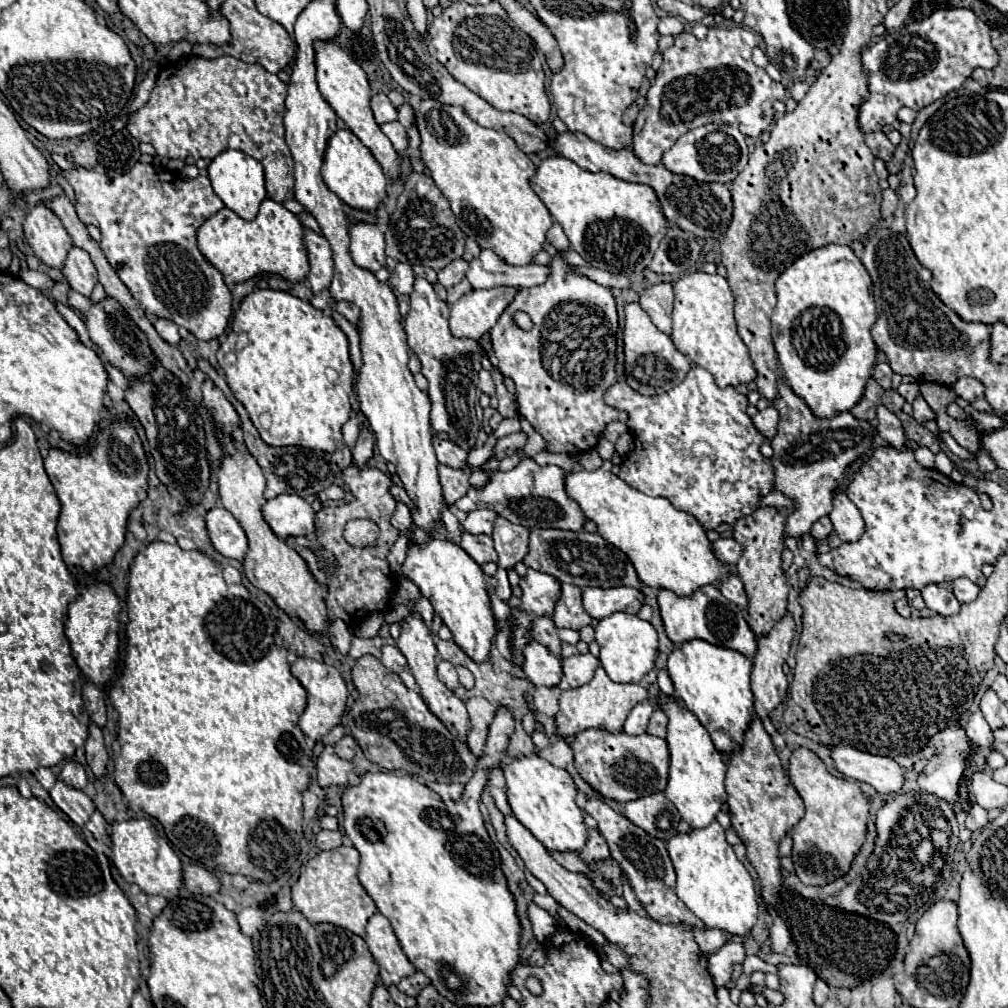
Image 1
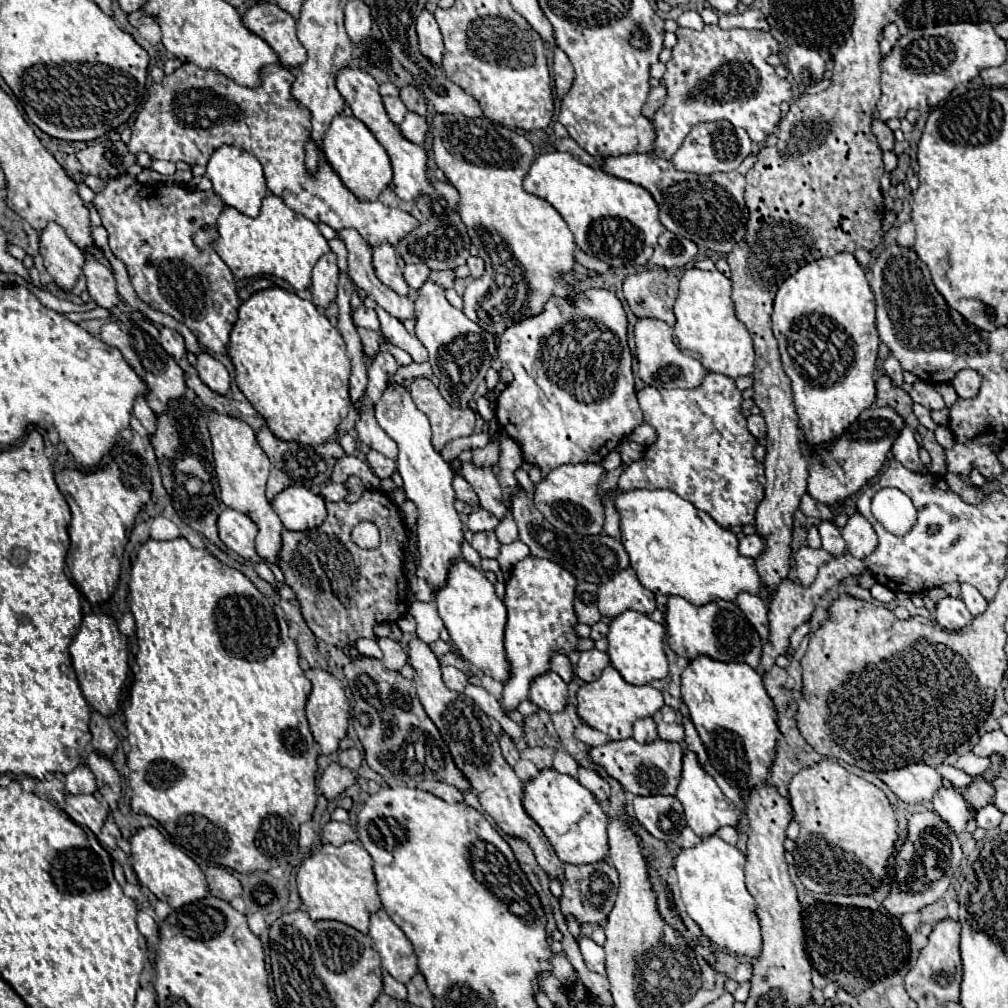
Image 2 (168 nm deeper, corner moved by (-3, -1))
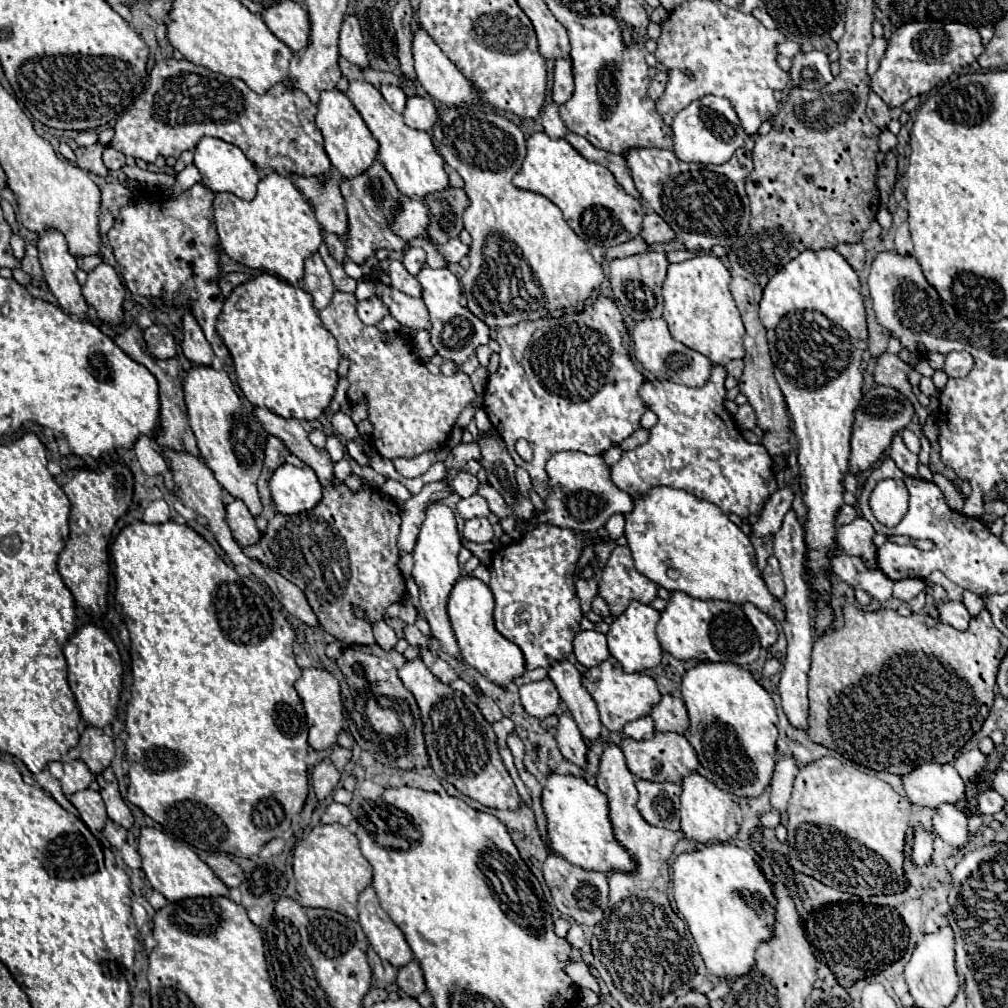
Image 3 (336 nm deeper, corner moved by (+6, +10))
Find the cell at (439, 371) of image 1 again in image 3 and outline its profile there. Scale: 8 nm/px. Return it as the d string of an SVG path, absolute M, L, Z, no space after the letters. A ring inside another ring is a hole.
M423 267L417 275L417 281L421 283L421 297L423 303L429 311L429 321L431 321L431 329L429 329L429 337L431 337L431 345L435 347L437 355L443 359L453 361L457 367L461 367L479 345L487 345L489 343L489 327L477 319L467 307L463 307L459 303L459 295L461 295L461 285L457 281L457 277L449 271L449 269L431 269L431 267ZM451 325L451 333L449 339L443 339L443 327Z

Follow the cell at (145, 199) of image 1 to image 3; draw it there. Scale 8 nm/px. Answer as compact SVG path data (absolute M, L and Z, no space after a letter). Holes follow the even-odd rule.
M203 183L183 191L177 199L139 197L133 205L119 209L107 237L127 289L143 297L161 299L169 307L189 311L203 329L215 355L231 365L229 351L215 331L225 297L219 287L219 235L213 223L213 197L215 193Z

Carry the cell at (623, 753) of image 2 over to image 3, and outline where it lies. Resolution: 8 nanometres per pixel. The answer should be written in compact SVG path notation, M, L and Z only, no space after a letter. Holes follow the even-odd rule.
M657 731L653 735L653 739L649 739L649 741L635 741L631 737L623 737L619 747L625 755L627 769L635 777L645 779L645 781L659 781L659 783L669 781L669 783L681 785L681 777L685 777L685 773L693 773L699 767L695 749L679 733L661 733L661 731Z

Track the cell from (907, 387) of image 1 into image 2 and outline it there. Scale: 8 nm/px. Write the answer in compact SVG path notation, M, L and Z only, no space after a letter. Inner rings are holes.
M916 380L914 382L914 388L910 392L910 398L930 410L942 410L944 408L944 400L942 396L924 380Z

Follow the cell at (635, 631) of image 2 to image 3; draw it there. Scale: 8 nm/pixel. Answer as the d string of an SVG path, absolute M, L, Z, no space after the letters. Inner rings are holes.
M631 601L629 607L615 617L611 623L611 629L607 633L609 641L609 653L619 661L625 673L641 673L645 669L653 669L661 663L661 645L655 637L655 627L659 621L659 611L655 611L649 605L643 605L639 601Z

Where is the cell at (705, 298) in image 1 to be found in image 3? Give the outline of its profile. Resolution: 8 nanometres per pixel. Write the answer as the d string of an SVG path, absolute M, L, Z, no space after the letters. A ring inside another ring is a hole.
M695 255L683 263L669 265L667 279L663 283L665 311L663 319L675 341L699 351L715 365L727 365L733 359L743 359L743 335L745 327L735 301L729 291L729 271L715 255Z

